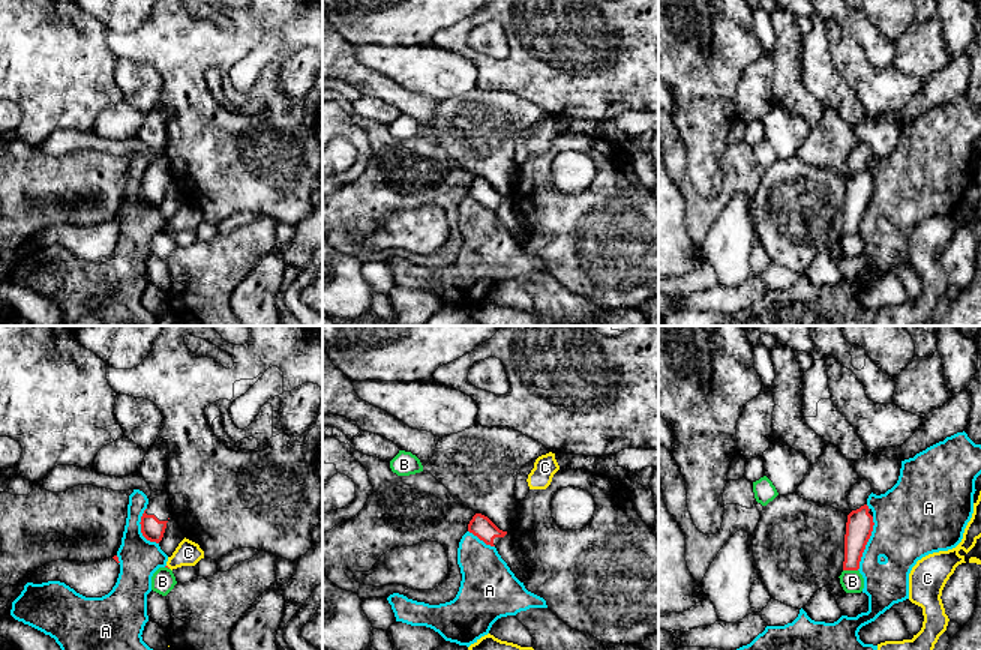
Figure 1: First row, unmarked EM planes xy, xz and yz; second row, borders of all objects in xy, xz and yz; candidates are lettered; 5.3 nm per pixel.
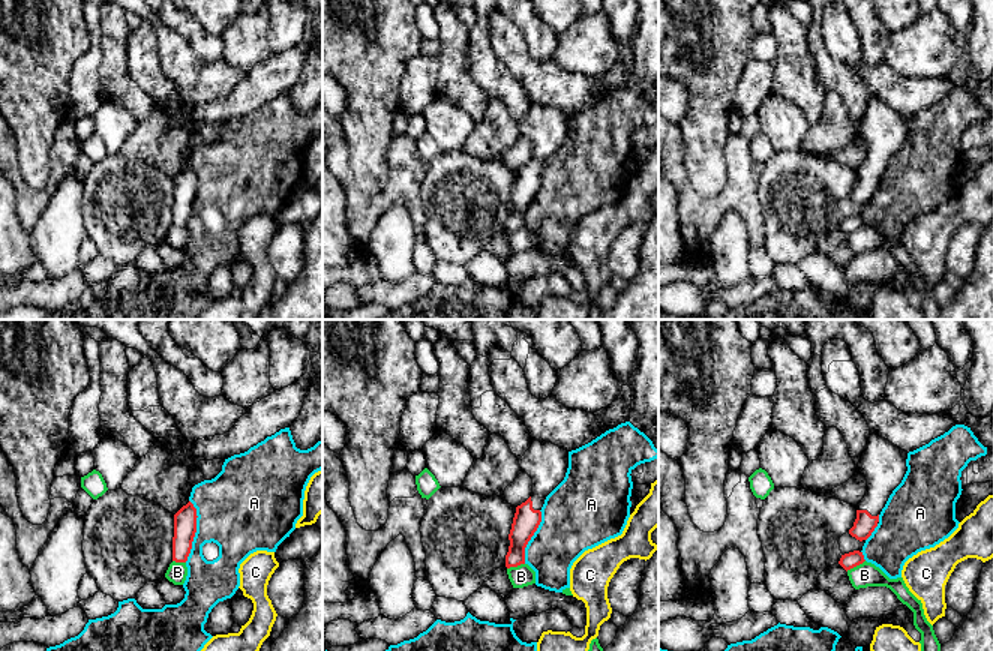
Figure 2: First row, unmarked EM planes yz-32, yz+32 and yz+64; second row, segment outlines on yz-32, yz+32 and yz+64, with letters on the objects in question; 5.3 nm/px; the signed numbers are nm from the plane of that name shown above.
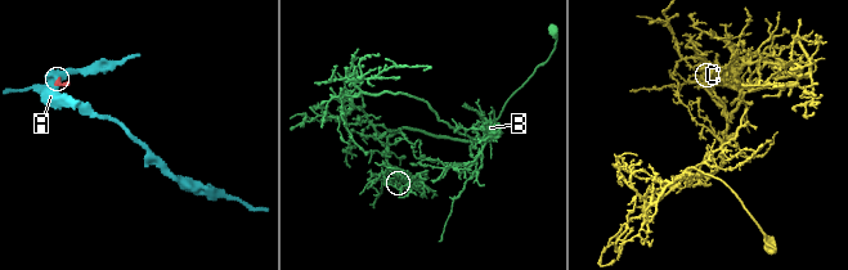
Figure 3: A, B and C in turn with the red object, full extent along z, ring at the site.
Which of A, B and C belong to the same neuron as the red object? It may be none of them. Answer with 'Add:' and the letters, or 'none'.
Add: none

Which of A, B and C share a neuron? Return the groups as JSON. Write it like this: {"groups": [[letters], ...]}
{"groups": [["A"], ["B"], ["C"]]}

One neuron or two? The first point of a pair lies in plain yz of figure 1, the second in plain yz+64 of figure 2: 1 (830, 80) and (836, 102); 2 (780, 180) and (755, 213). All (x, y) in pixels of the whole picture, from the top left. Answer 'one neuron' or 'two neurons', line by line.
1: two neurons
2: two neurons

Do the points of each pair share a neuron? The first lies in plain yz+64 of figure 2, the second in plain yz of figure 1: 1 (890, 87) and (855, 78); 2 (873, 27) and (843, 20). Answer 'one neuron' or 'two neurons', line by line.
1: one neuron
2: one neuron

